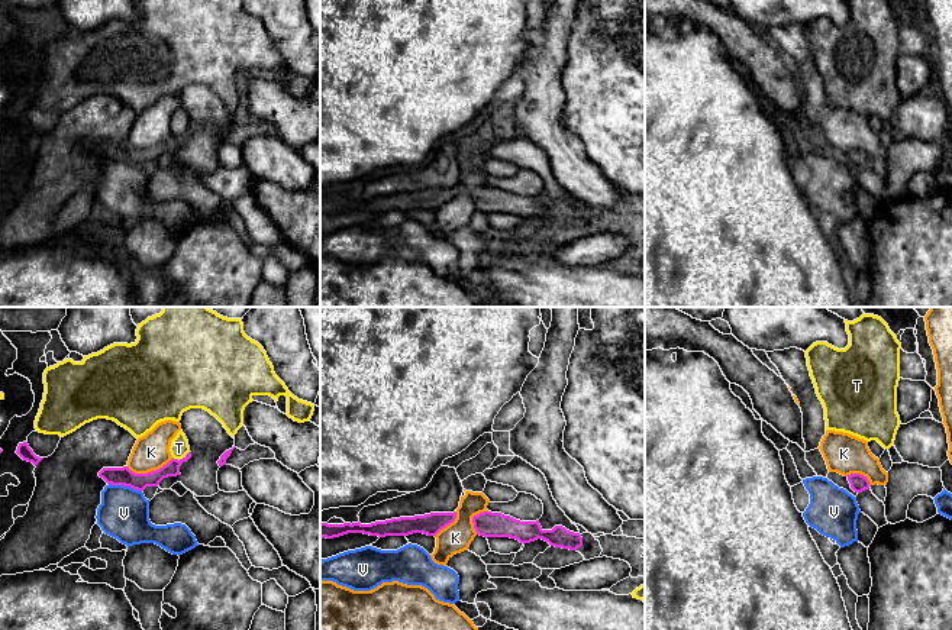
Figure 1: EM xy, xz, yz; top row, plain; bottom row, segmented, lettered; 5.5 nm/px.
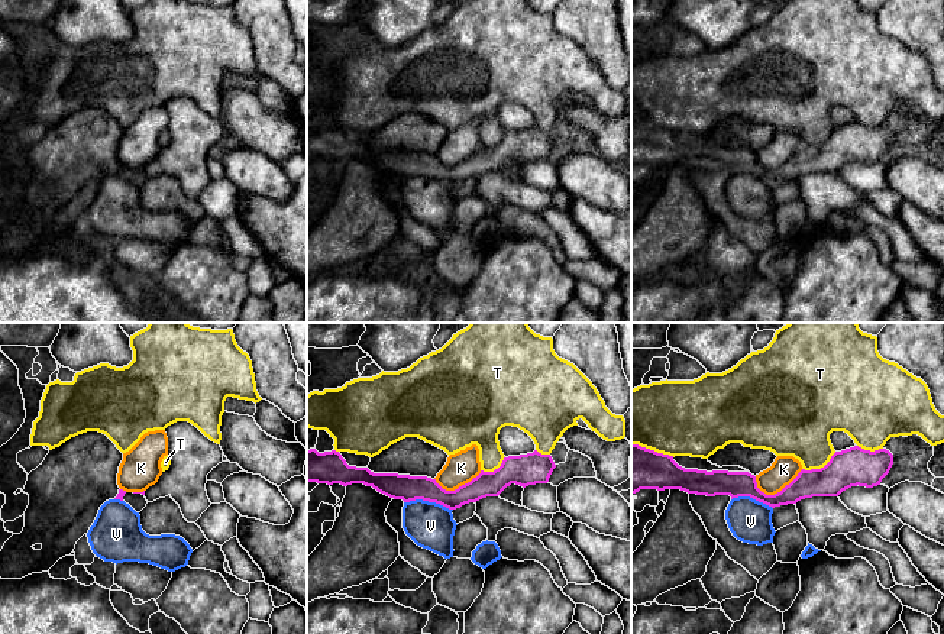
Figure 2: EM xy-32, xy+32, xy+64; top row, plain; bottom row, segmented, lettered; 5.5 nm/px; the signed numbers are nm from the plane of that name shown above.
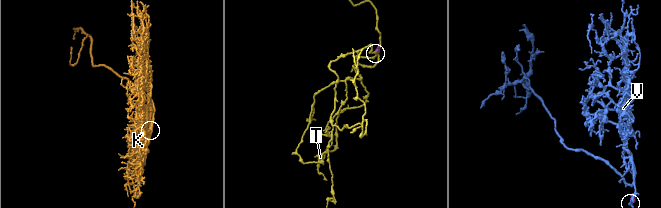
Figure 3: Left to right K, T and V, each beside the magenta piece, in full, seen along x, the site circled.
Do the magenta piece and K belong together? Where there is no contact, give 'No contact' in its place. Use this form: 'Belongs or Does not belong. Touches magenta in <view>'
Does not belong. Touches magenta in xy

